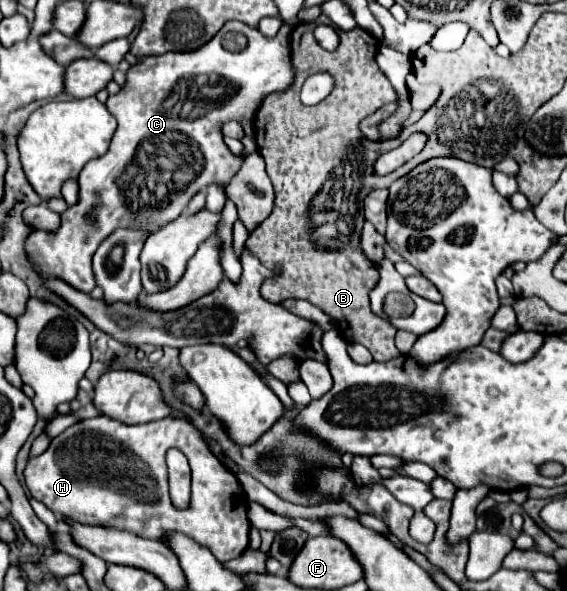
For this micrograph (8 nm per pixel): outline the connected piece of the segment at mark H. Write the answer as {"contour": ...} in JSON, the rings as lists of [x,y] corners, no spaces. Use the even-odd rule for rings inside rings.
{"contour":[[[98,415],[94,419],[78,421],[54,437],[42,455],[32,457],[26,463],[24,481],[30,495],[44,503],[56,517],[70,517],[82,525],[122,529],[138,537],[156,539],[162,543],[166,543],[168,533],[176,531],[194,539],[198,545],[208,547],[220,563],[240,557],[248,547],[250,521],[246,493],[236,475],[212,453],[202,431],[186,419],[164,417],[160,421],[150,421],[144,425],[124,425],[106,415]],[[170,447],[178,447],[188,457],[192,467],[192,493],[190,505],[186,509],[174,507],[168,495],[168,473],[164,457]]]}

